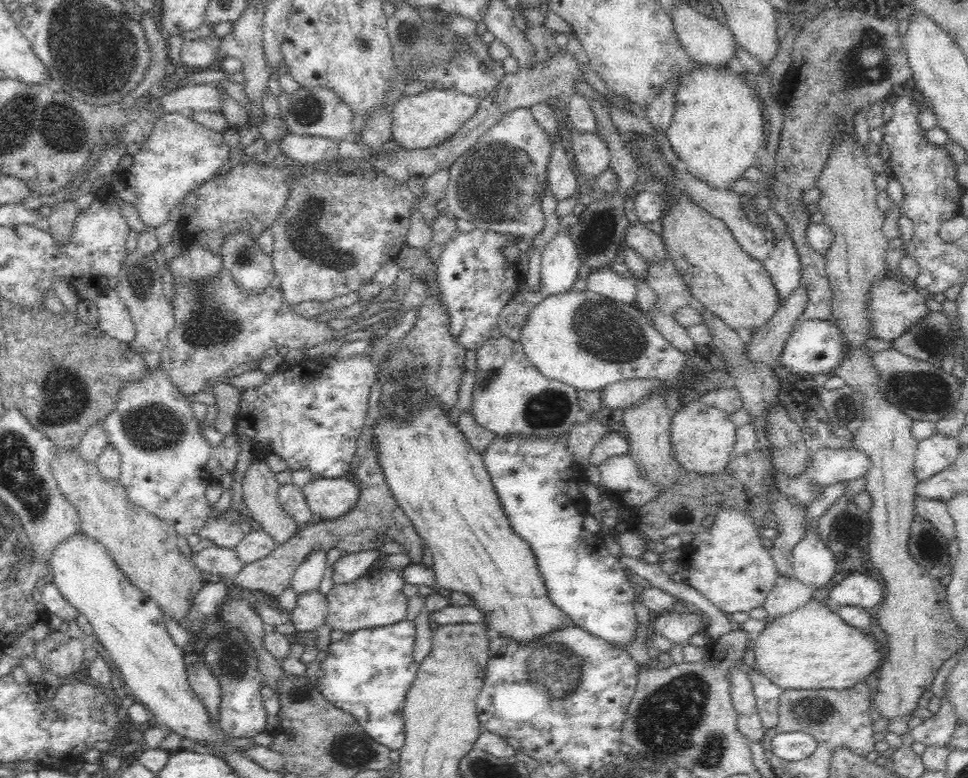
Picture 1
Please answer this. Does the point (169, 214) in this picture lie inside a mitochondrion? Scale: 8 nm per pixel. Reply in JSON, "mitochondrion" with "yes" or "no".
{"mitochondrion":"no"}

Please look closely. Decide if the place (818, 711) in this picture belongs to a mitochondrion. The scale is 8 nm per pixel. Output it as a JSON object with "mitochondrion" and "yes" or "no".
{"mitochondrion":"yes"}

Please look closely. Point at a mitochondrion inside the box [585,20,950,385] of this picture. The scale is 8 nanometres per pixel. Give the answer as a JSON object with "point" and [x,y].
{"point":[857,73]}

